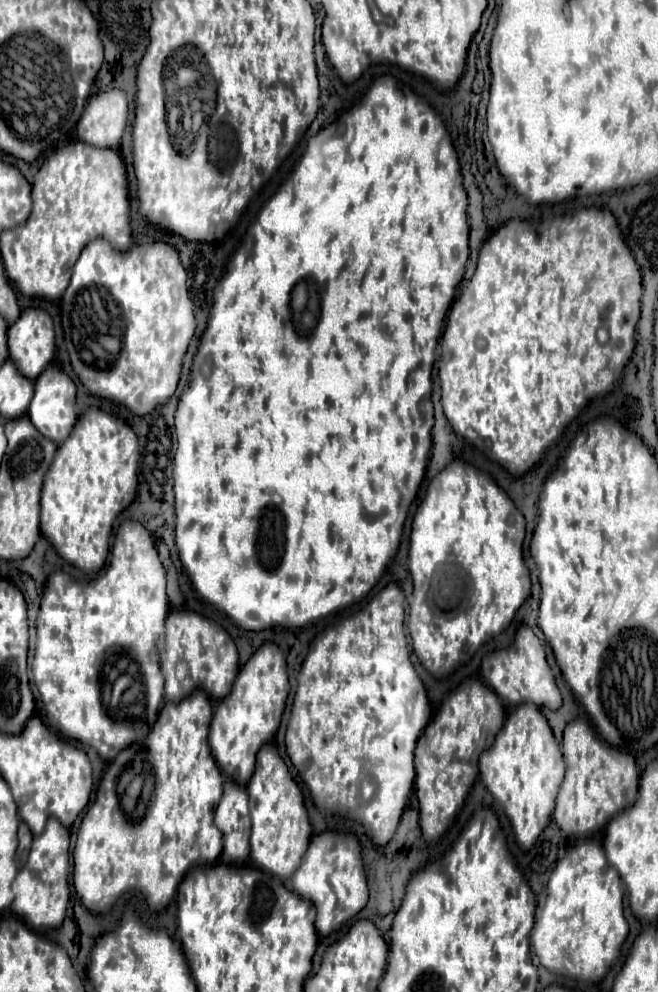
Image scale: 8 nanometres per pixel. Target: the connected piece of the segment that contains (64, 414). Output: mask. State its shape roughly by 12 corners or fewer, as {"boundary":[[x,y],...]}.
{"boundary":[[56,363],[36,381],[28,415],[60,445],[72,431],[76,385]]}

